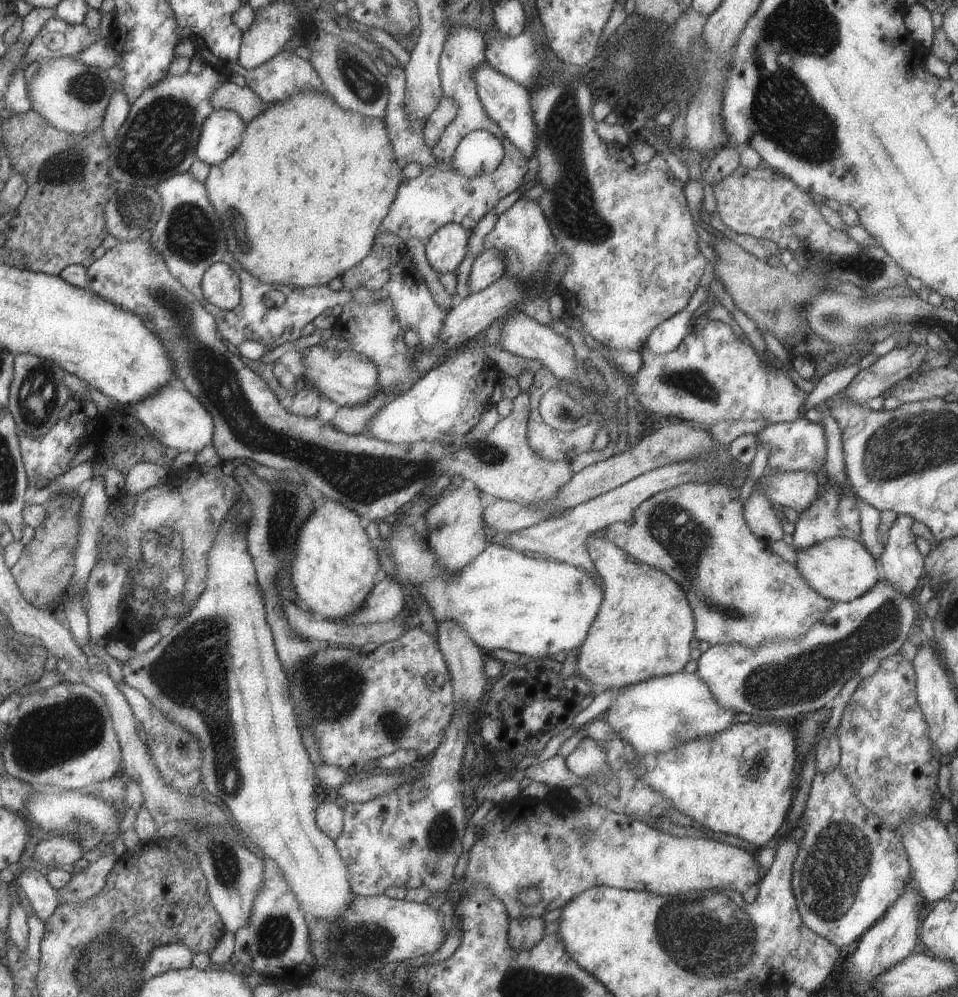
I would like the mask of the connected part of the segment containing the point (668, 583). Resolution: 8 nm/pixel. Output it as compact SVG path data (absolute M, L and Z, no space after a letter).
M596 532L586 538L586 549L601 580L603 598L599 610L577 650L577 674L593 686L605 686L613 692L649 677L670 675L683 670L694 637L694 618L680 586L662 570L631 558L614 542Z

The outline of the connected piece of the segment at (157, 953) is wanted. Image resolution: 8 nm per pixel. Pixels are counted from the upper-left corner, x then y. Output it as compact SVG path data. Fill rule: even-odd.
M173 942L155 947L143 963L143 978L146 981L167 971L189 968L193 956L194 954L185 945Z

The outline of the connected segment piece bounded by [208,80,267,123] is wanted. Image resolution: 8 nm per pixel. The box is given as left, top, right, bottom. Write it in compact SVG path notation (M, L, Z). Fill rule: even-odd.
M228 80L211 91L208 101L213 109L230 110L238 114L244 123L265 110L267 106L247 85L239 87Z

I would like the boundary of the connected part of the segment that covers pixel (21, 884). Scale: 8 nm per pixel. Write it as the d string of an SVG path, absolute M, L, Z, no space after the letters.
M26 868L17 874L15 882L27 908L45 922L59 902L57 891L47 882L44 873Z

